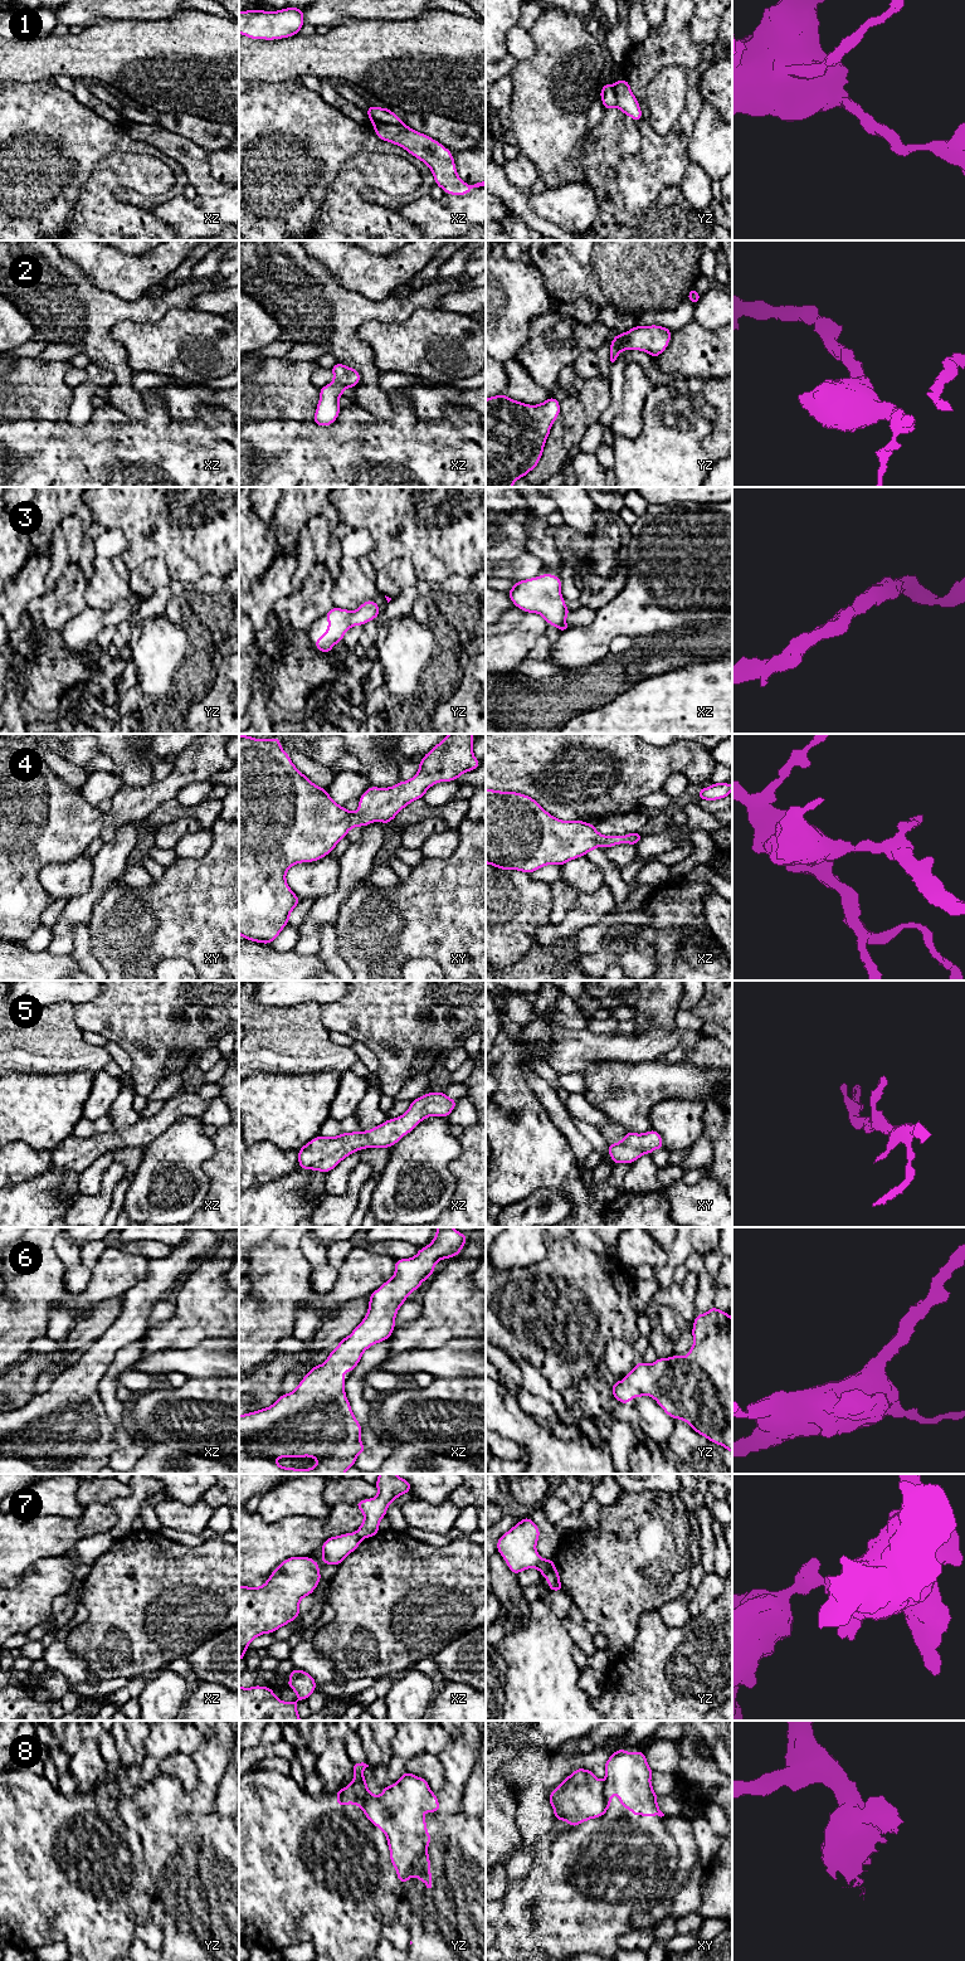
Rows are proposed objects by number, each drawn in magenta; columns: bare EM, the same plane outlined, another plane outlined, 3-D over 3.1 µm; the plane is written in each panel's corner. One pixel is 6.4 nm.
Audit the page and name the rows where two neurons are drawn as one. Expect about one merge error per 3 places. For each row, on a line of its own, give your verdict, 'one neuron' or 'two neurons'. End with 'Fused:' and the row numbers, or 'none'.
1: two neurons
2: one neuron
3: one neuron
4: one neuron
5: one neuron
6: one neuron
7: two neurons
8: two neurons
Fused: 1, 7, 8

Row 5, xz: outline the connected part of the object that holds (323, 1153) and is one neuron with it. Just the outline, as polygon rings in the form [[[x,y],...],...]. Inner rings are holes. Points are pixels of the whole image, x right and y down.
[[[425,1093],[413,1100],[408,1111],[395,1119],[388,1119],[367,1132],[342,1133],[337,1137],[316,1137],[298,1150],[299,1169],[312,1169],[327,1173],[332,1171],[347,1155],[366,1148],[390,1148],[404,1135],[410,1133],[420,1121],[428,1116],[447,1118],[455,1108],[458,1100],[449,1099],[445,1093]]]

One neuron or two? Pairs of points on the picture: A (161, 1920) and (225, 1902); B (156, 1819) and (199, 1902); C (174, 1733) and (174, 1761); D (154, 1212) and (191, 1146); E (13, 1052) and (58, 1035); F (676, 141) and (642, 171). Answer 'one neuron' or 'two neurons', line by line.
A: one neuron
B: one neuron
C: two neurons
D: one neuron
E: one neuron
F: one neuron

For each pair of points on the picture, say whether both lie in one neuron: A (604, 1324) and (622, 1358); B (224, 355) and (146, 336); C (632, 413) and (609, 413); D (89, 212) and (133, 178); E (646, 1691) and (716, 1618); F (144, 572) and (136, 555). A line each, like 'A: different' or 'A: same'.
A: different
B: same
C: different
D: same
E: same
F: different

